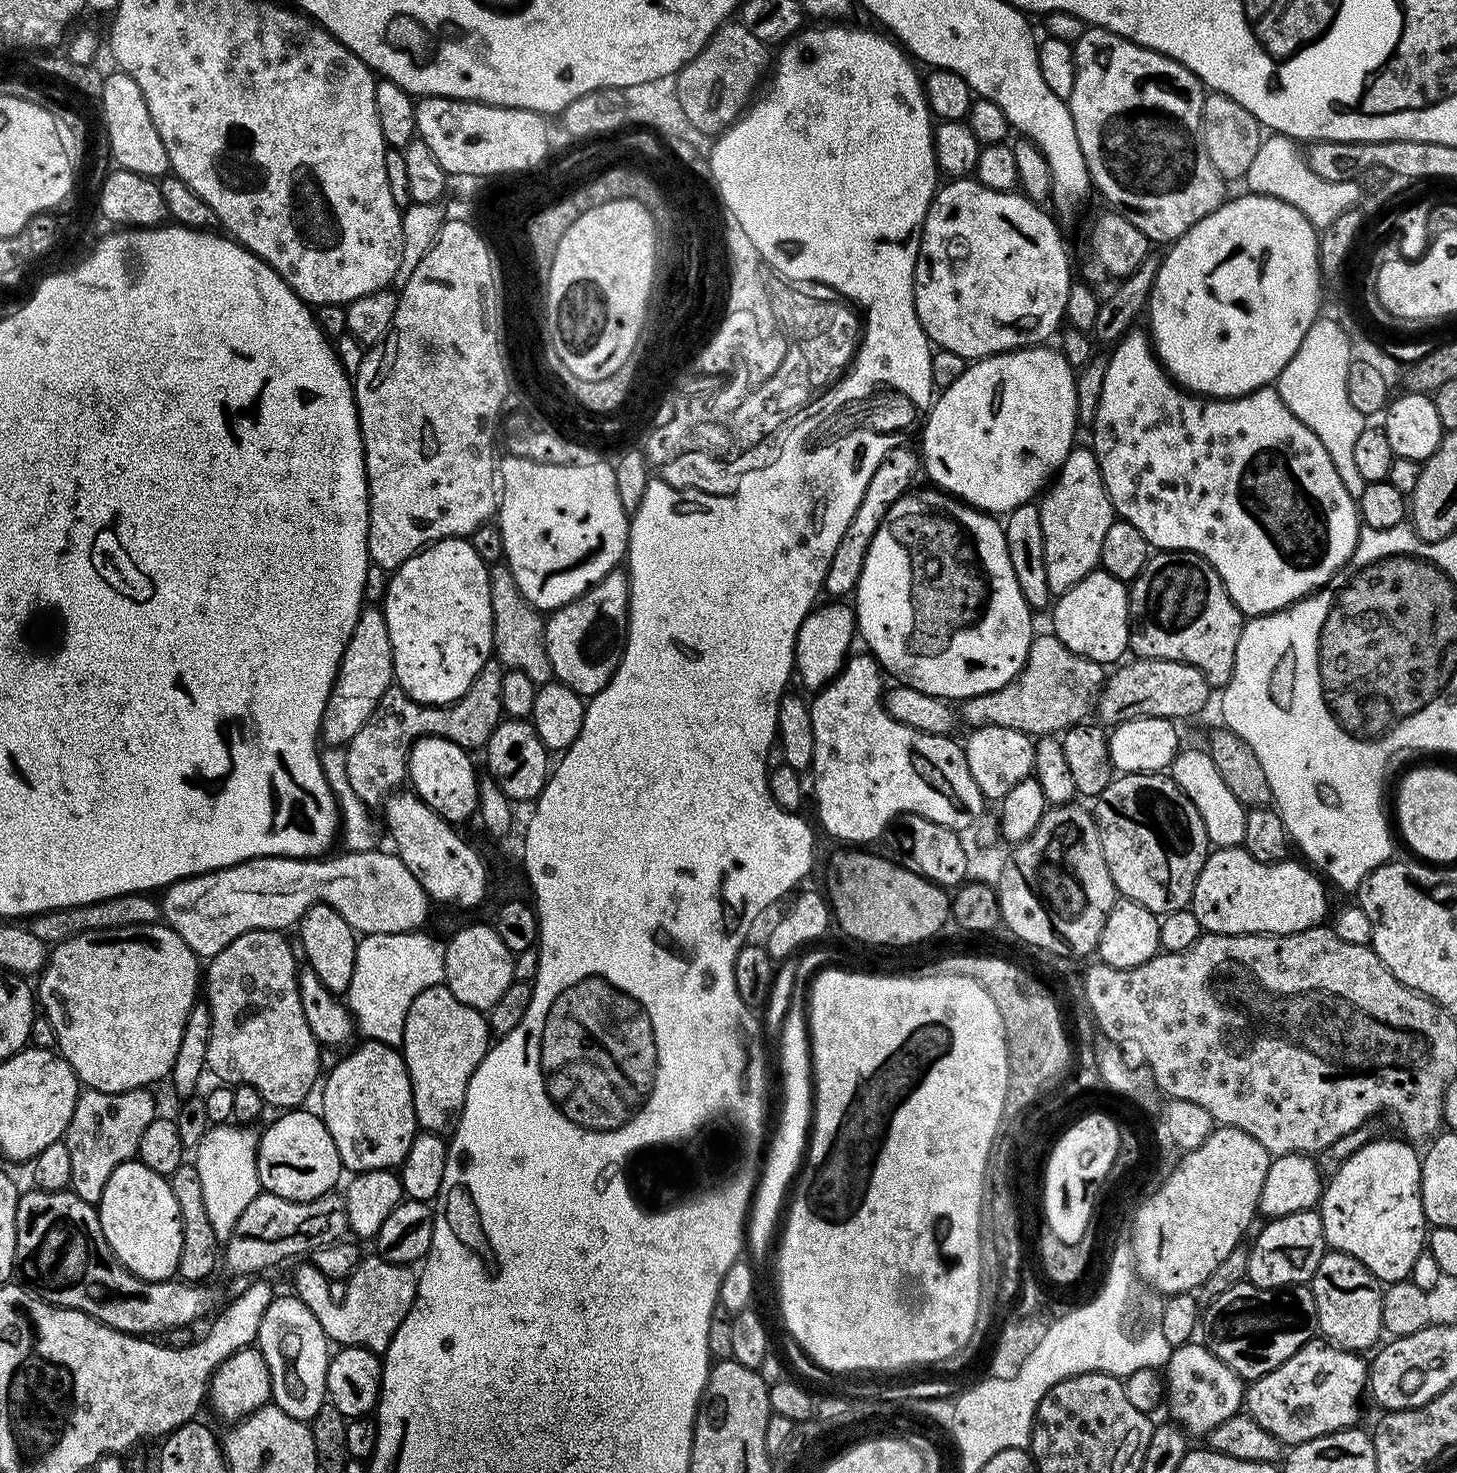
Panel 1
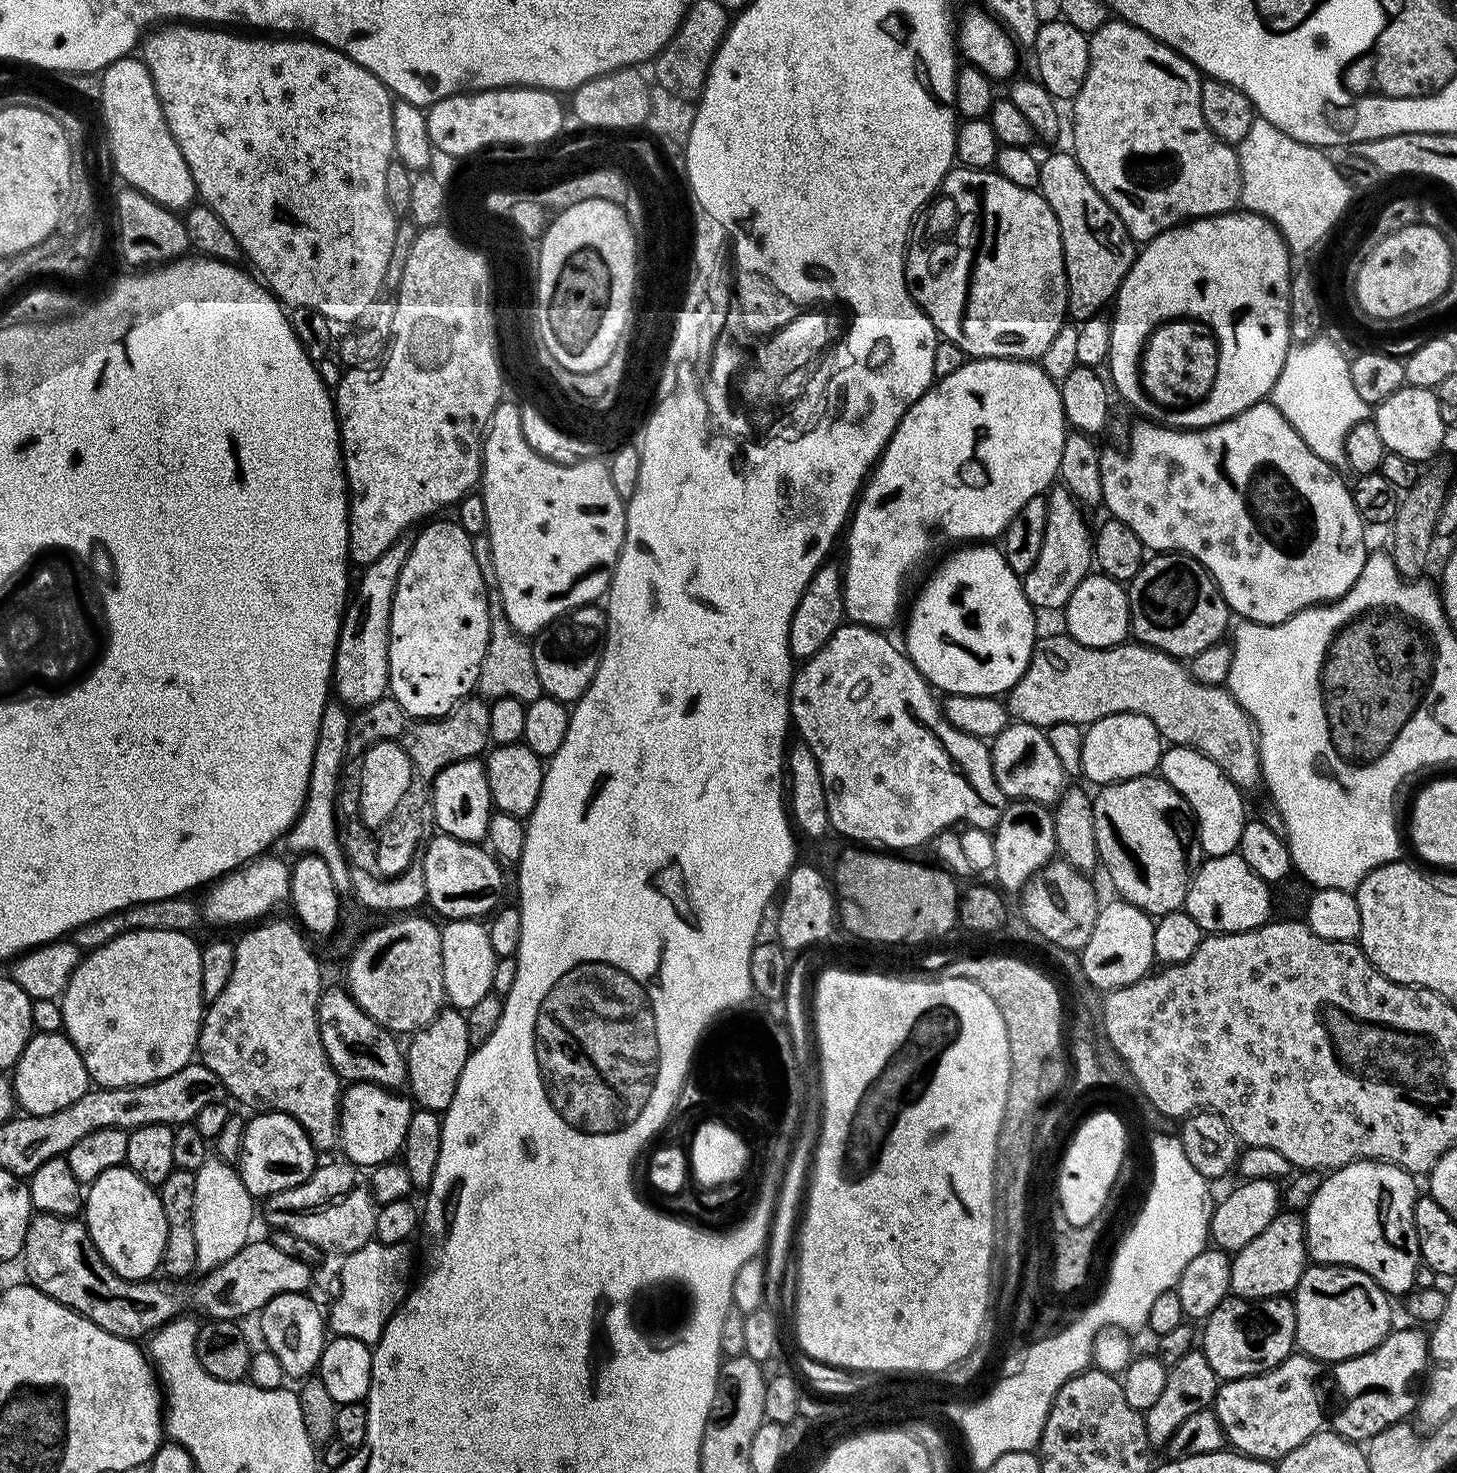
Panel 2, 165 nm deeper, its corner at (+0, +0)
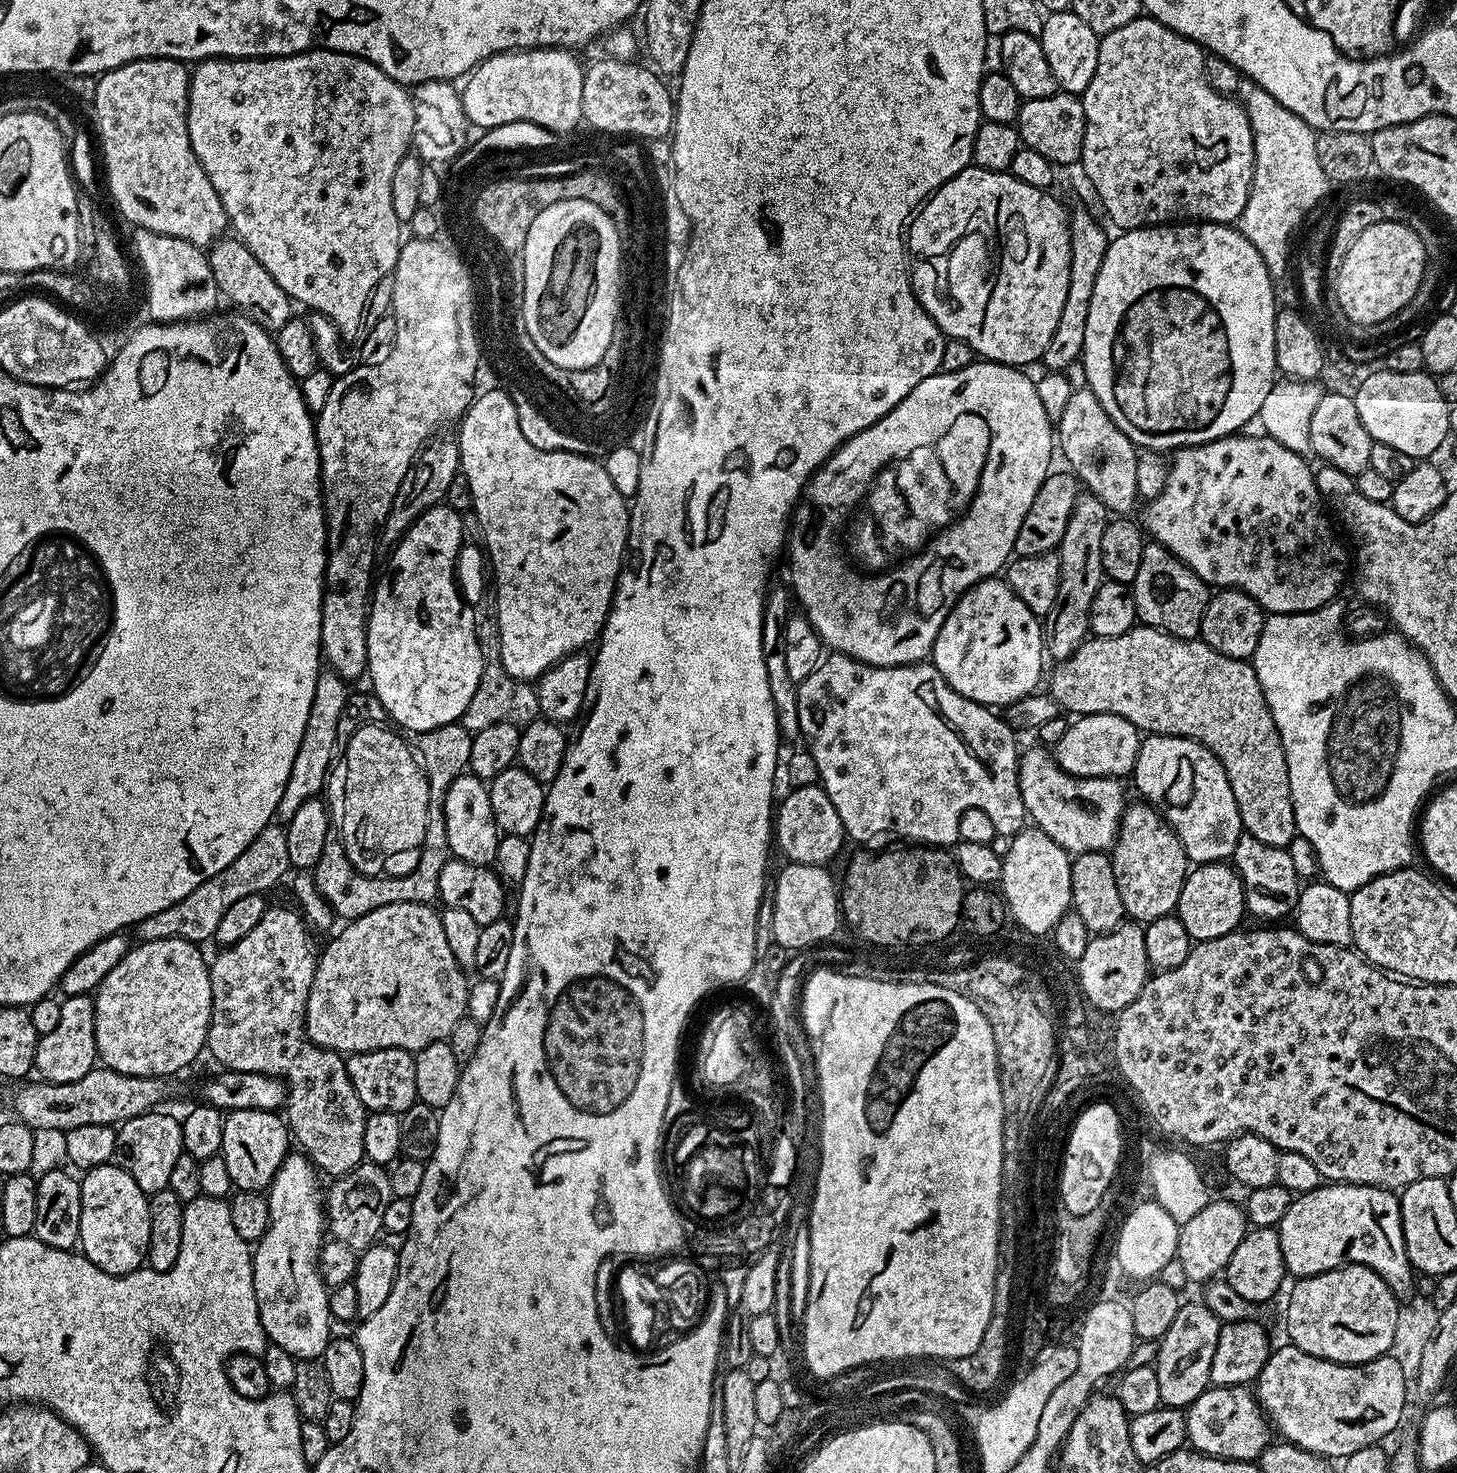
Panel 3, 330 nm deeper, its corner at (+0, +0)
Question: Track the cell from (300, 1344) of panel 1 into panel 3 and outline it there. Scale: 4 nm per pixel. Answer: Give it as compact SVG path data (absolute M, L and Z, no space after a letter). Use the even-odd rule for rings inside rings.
M290 1154L282 1162L276 1177L266 1192L268 1201L268 1228L255 1245L252 1254L252 1285L258 1298L258 1310L262 1326L269 1341L286 1350L299 1360L315 1360L323 1357L330 1339L328 1324L328 1294L324 1280L320 1277L317 1260L326 1239L325 1193L320 1190L321 1177L308 1157Z

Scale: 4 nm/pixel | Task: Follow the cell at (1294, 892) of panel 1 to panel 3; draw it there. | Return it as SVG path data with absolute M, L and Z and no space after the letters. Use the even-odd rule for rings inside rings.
M1228 862L1201 864L1193 867L1182 886L1182 894L1176 903L1175 915L1186 926L1193 941L1213 940L1237 931L1240 919L1245 919L1244 887L1235 867Z

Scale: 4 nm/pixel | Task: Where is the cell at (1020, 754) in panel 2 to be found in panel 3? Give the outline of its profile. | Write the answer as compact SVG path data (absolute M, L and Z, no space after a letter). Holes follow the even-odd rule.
M1025 747L1020 757L1020 793L1027 819L1069 854L1111 849L1126 807L1123 783L1110 776L1072 776L1057 766L1047 747L1035 747Z

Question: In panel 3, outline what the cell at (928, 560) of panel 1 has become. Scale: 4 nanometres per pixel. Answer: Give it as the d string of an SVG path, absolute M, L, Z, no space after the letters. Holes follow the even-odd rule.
M1003 579L980 580L969 588L960 601L950 610L946 622L938 630L938 638L930 653L931 663L944 676L945 682L958 694L985 706L1007 706L1018 698L1037 691L1040 671L1046 661L1046 632L1041 621L1014 594L1014 590Z

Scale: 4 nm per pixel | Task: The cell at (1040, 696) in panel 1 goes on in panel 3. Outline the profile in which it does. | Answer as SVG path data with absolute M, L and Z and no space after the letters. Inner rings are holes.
M1133 626L1126 634L1118 634L1114 638L1102 638L1101 636L1092 636L1085 639L1083 644L1070 654L1070 658L1059 661L1055 665L1056 669L1052 672L1052 677L1048 680L1047 695L1052 697L1052 701L1065 713L1076 712L1077 717L1089 716L1090 714L1114 714L1126 718L1129 722L1140 729L1141 733L1151 734L1153 736L1181 736L1191 740L1199 740L1202 746L1206 746L1216 755L1218 762L1226 770L1226 778L1234 790L1234 802L1238 802L1238 814L1240 815L1240 827L1245 833L1258 842L1266 842L1266 846L1278 846L1287 848L1288 843L1297 836L1296 819L1294 818L1294 802L1290 794L1290 774L1286 766L1286 758L1282 750L1282 738L1274 726L1274 718L1270 714L1270 708L1266 706L1266 698L1262 694L1262 686L1258 682L1258 674L1254 674L1251 663L1248 660L1235 660L1218 650L1214 650L1210 645L1205 644L1203 640L1197 638L1194 640L1183 640L1177 636L1171 636L1169 632L1158 628L1149 628L1147 626Z

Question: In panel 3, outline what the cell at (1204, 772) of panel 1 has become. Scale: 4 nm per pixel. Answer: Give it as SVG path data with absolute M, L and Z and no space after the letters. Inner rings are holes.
M1145 735L1141 739L1136 766L1132 769L1130 776L1131 779L1136 779L1136 788L1144 795L1141 797L1147 803L1153 806L1164 803L1162 815L1178 834L1193 865L1224 862L1231 857L1242 835L1238 802L1234 802L1234 790L1226 778L1226 770L1222 762L1218 762L1218 758L1209 748L1202 746L1199 740L1181 736Z

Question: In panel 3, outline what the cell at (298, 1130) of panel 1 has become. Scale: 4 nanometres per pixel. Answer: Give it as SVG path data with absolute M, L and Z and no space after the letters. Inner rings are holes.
M234 1110L225 1115L220 1155L230 1169L233 1185L241 1192L264 1190L271 1185L282 1162L290 1155L288 1144L290 1145L290 1129L275 1112Z

